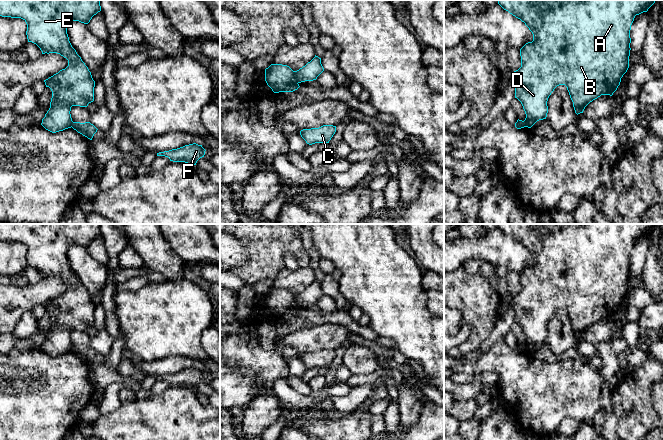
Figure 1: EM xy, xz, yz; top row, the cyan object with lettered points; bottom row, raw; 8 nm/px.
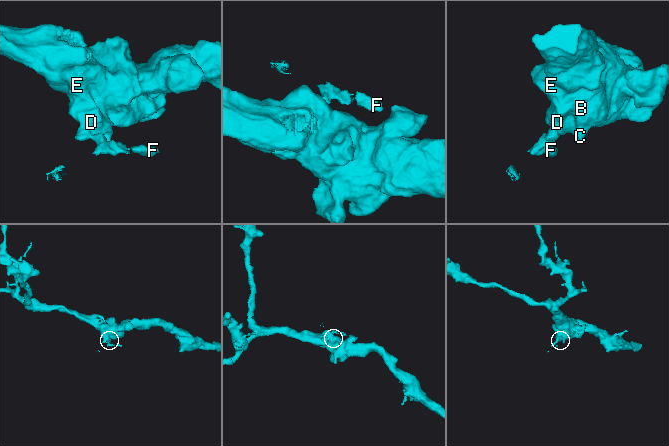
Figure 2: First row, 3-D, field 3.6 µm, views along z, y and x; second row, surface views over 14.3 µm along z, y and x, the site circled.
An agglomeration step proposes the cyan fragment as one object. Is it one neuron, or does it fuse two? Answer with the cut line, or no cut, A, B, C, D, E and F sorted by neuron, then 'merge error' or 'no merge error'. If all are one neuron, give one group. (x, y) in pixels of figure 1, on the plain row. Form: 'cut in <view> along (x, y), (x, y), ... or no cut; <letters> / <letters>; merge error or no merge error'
cut in xz along (294, 295), (298, 306); A B C D E / F; merge error

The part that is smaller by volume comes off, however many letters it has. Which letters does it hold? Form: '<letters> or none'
F

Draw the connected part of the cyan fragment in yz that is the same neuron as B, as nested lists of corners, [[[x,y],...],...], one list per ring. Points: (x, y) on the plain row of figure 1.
[[[498,224],[498,228],[510,238],[520,243],[533,258],[533,265],[526,267],[520,273],[521,291],[512,296],[512,306],[515,311],[515,322],[517,322],[525,335],[526,342],[524,345],[517,344],[518,347],[525,351],[531,352],[537,345],[546,343],[548,337],[547,325],[554,313],[559,309],[565,309],[573,326],[575,337],[583,337],[585,331],[601,319],[610,319],[617,314],[621,302],[629,292],[630,280],[630,254],[636,239],[647,236],[656,224]]]

